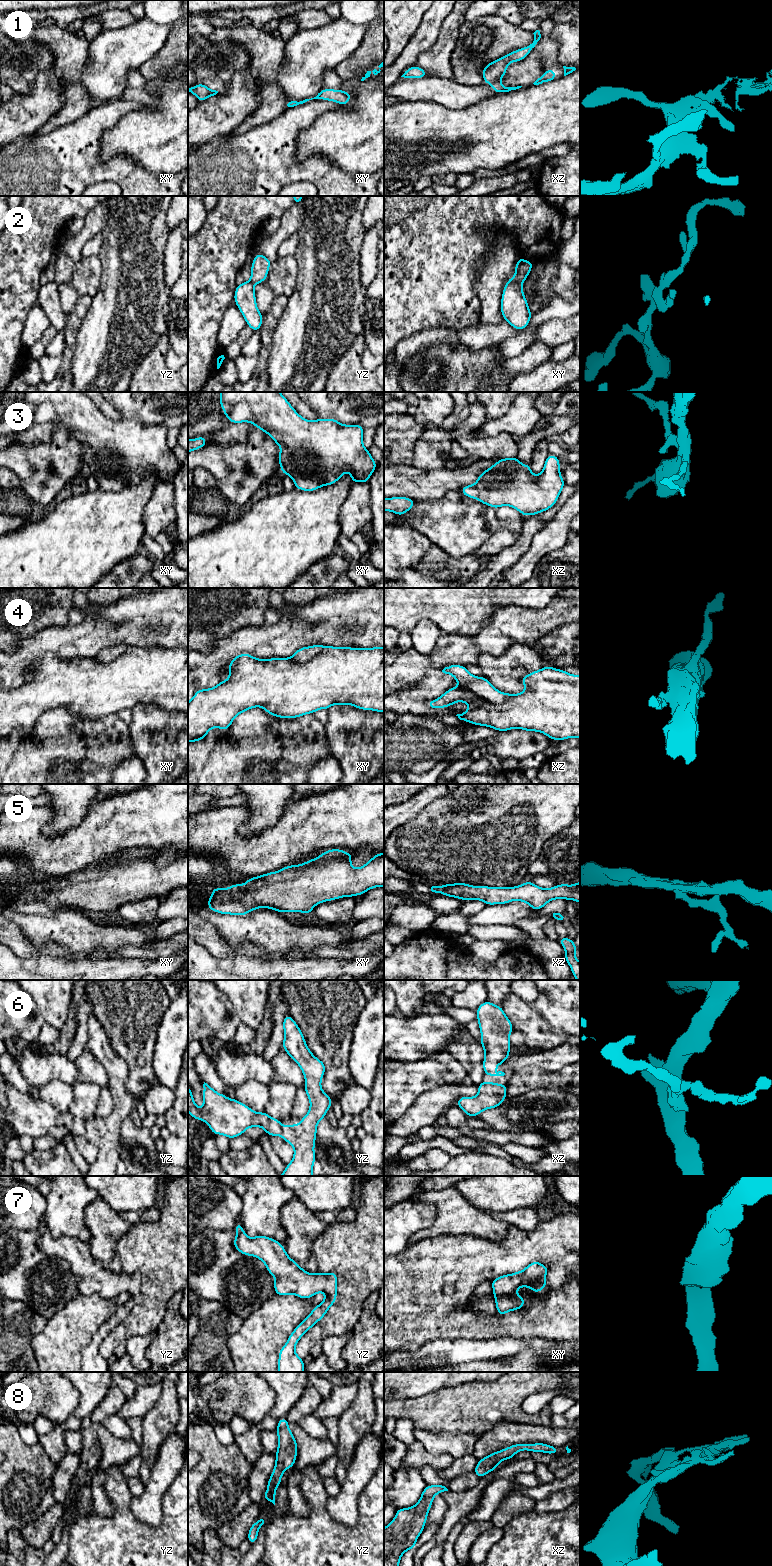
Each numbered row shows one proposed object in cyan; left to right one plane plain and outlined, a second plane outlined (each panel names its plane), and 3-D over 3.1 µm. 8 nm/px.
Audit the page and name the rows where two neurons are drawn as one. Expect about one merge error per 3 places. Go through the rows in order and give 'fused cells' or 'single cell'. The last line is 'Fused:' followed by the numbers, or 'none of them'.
1: fused cells
2: fused cells
3: single cell
4: fused cells
5: single cell
6: single cell
7: single cell
8: single cell
Fused: 1, 2, 4

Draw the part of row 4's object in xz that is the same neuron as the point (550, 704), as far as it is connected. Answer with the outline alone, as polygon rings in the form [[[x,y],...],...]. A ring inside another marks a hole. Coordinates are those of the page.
[[[545,666],[523,676],[520,680],[526,690],[518,694],[510,694],[503,704],[490,703],[466,686],[460,685],[448,689],[439,698],[428,701],[427,706],[439,709],[452,706],[455,702],[465,702],[469,709],[456,716],[471,724],[490,727],[500,732],[513,728],[542,732],[551,740],[557,741],[572,737],[580,738],[580,675]]]

